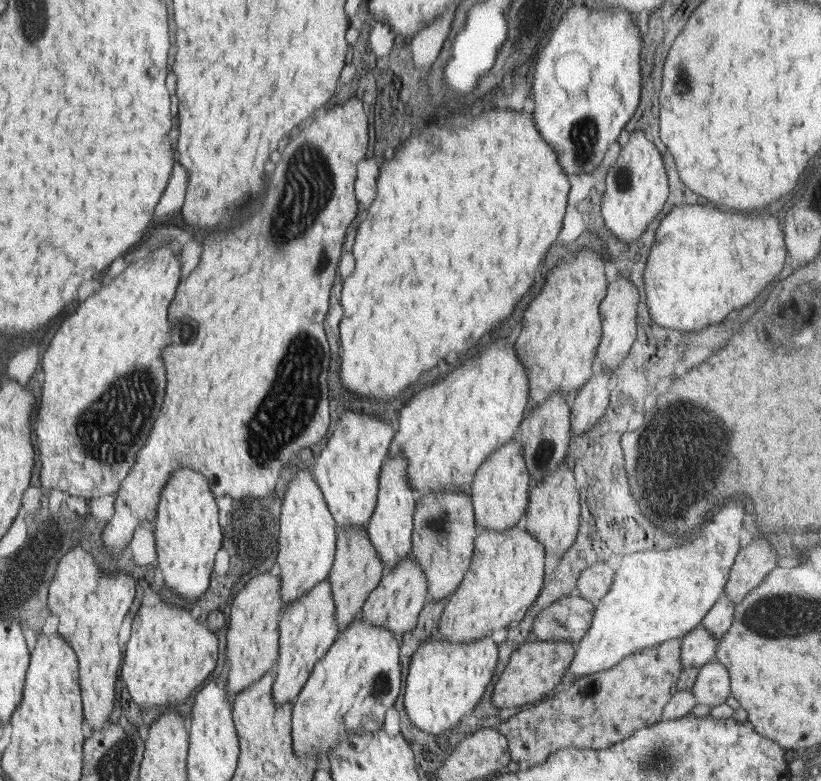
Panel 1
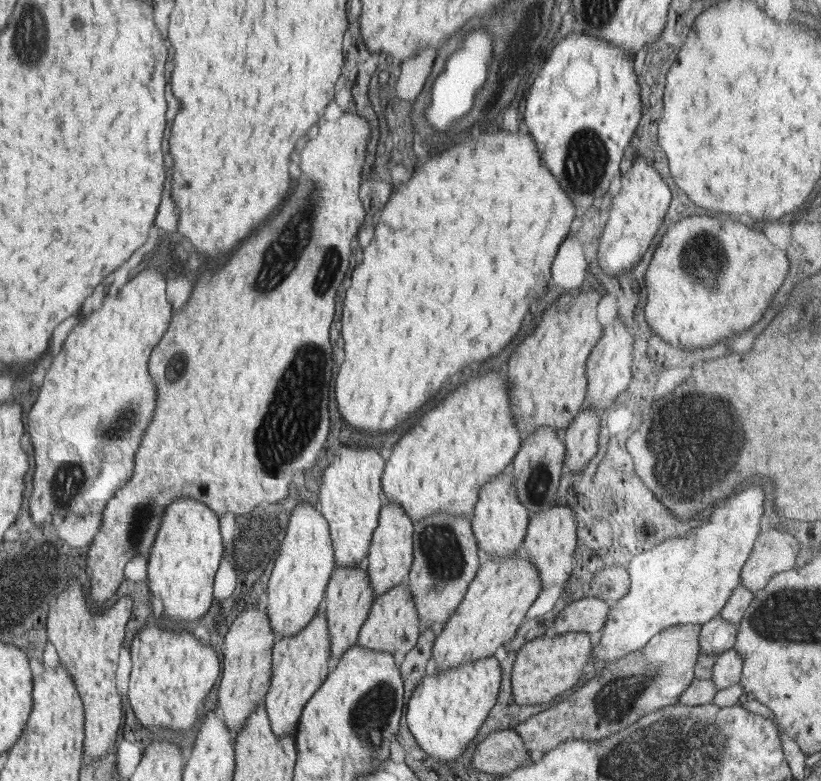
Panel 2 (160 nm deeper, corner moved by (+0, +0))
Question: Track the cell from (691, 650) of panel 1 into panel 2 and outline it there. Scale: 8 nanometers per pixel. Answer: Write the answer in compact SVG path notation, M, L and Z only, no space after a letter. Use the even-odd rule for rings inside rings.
M716 615L710 622L701 625L699 644L702 644L702 652L718 654L730 650L736 642L738 631L738 625Z

